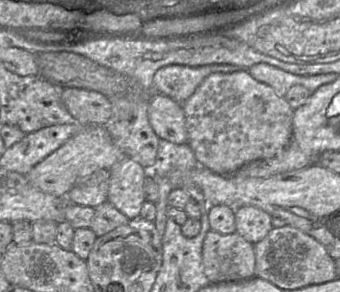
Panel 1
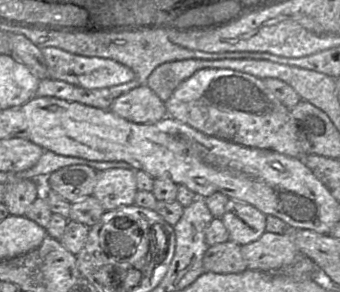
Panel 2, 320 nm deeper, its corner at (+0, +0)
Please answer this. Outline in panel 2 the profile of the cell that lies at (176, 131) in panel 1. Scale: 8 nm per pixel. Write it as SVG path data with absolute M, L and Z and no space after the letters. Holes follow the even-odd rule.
M146 85L120 96L108 110L135 124L154 124L167 116L164 102Z

